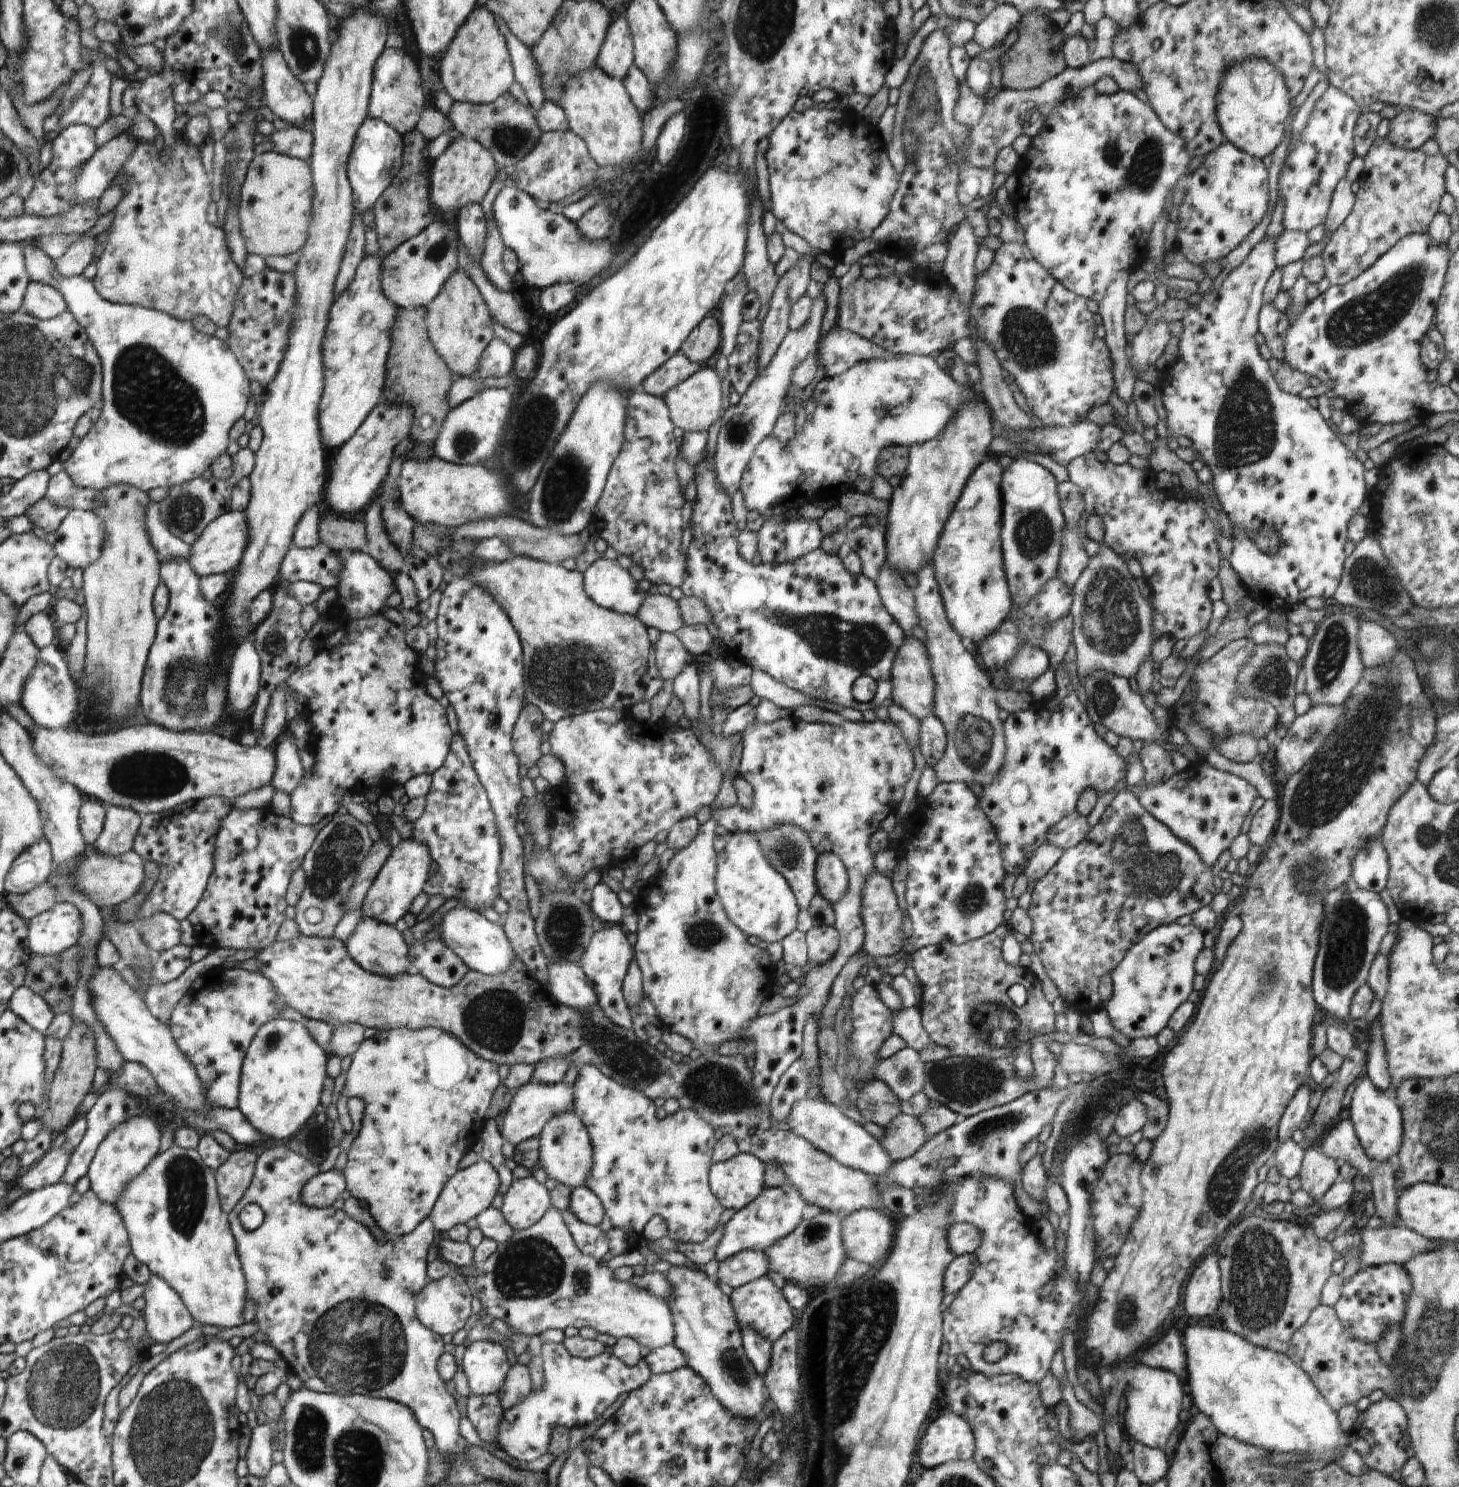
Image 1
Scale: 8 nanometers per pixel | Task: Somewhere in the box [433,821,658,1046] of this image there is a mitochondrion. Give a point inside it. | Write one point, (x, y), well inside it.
(564, 929)

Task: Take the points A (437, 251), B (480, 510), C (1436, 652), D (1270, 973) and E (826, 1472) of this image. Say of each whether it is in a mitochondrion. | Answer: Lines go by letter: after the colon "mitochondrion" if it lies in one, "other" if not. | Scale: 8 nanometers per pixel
A: mitochondrion
B: other
C: mitochondrion
D: mitochondrion
E: mitochondrion

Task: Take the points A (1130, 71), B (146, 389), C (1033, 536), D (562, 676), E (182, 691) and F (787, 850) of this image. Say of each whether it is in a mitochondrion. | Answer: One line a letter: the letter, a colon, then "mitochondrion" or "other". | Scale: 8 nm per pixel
A: other
B: mitochondrion
C: mitochondrion
D: mitochondrion
E: mitochondrion
F: mitochondrion

